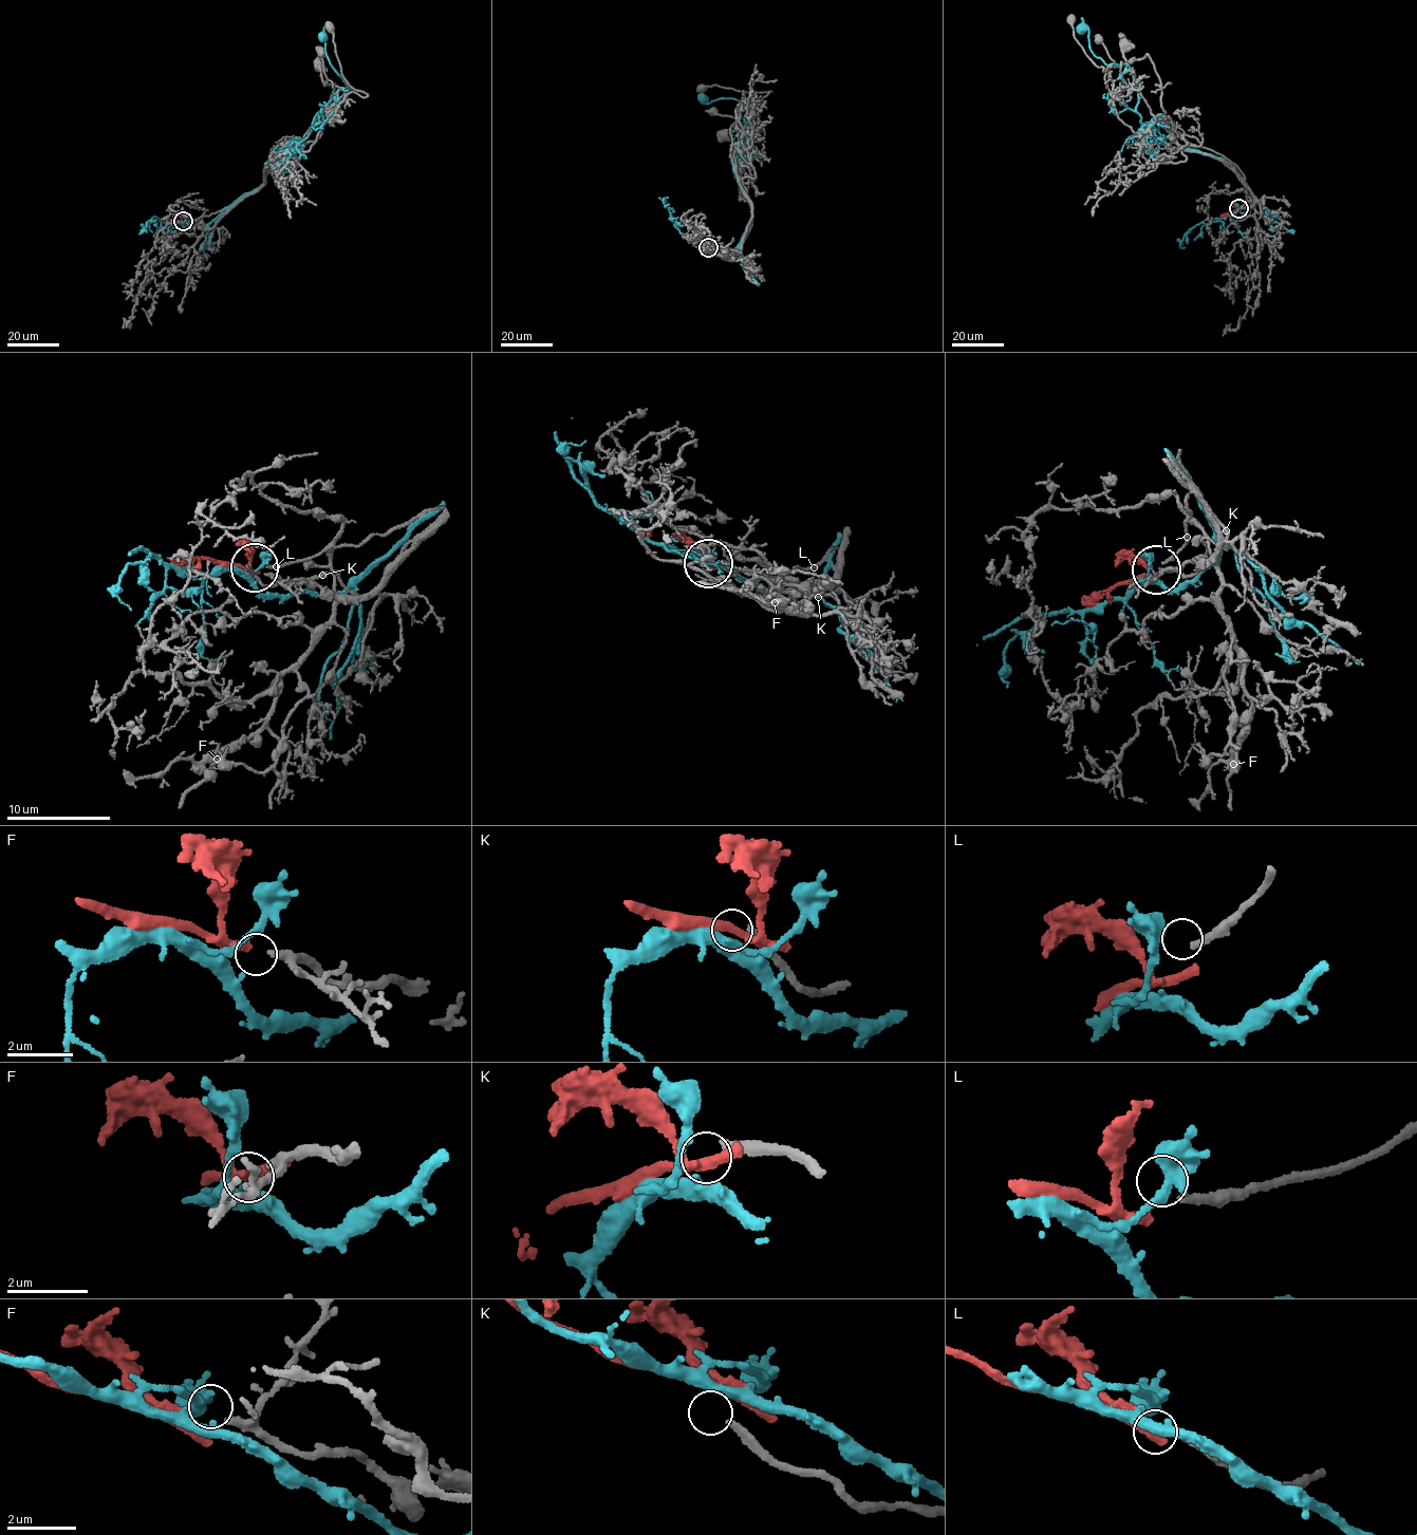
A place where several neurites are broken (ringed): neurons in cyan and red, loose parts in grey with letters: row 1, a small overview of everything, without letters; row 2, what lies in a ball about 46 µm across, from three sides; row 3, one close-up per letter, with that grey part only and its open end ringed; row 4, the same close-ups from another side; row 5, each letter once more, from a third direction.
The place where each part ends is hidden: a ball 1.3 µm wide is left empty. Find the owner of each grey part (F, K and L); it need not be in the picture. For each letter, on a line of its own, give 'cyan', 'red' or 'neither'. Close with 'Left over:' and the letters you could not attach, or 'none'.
F: neither
K: neither
L: neither
Left over: F, K, L

